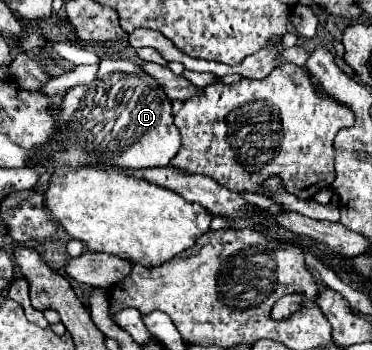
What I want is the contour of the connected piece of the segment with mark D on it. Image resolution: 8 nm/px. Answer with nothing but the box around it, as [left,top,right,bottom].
[46,59,180,173]

